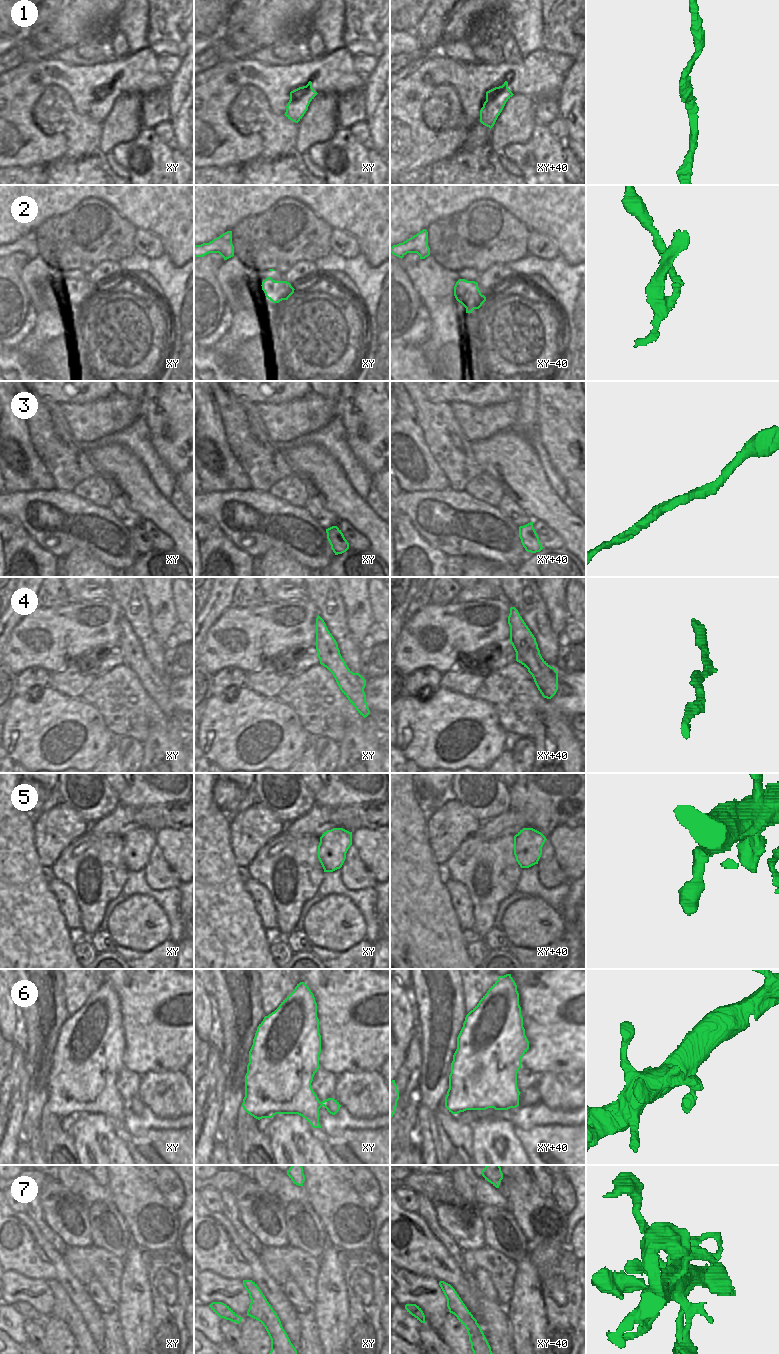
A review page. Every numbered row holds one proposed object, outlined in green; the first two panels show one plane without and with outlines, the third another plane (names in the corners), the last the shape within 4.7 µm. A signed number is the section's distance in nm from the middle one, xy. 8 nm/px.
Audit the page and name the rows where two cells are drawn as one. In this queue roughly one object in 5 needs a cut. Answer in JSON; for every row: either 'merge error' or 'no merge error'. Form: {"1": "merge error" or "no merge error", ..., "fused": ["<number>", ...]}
{"1": "no merge error", "2": "merge error", "3": "no merge error", "4": "no merge error", "5": "no merge error", "6": "no merge error", "7": "no merge error", "fused": ["2"]}

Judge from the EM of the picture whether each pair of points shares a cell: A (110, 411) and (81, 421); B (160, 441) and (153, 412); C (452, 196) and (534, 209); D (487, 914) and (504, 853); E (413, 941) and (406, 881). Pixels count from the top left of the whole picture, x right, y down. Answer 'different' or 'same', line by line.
A: same
B: same
C: same
D: same
E: same

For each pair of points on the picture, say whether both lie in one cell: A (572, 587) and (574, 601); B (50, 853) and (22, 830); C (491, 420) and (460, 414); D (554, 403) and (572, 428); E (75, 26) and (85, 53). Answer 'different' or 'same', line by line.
A: same
B: different
C: same
D: same
E: different

